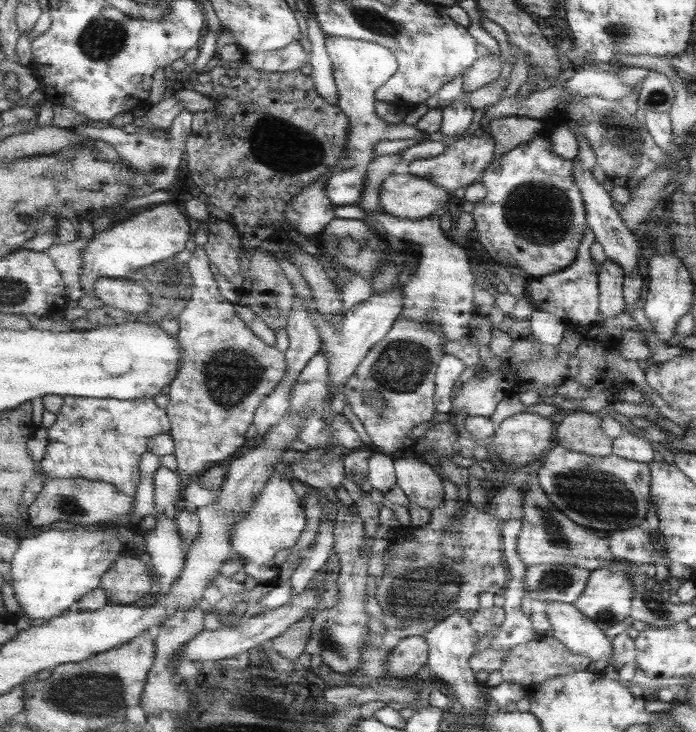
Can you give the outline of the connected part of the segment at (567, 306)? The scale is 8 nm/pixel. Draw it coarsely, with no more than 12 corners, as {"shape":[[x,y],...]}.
{"shape":[[583,230],[575,258],[523,283],[525,298],[583,336],[597,318],[597,266]]}

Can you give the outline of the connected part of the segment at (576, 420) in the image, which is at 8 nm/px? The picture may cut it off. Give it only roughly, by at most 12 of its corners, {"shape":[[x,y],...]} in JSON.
{"shape":[[575,410],[555,424],[557,444],[591,458],[611,453],[603,413]]}

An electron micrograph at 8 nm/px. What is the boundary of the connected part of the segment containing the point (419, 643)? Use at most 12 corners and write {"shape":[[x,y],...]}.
{"shape":[[422,636],[399,639],[389,651],[385,672],[398,681],[425,666]]}

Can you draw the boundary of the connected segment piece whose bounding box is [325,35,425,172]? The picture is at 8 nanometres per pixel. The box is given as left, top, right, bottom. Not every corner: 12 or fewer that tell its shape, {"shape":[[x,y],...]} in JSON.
{"shape":[[325,40],[350,121],[337,170],[365,169],[383,140],[422,138],[374,111],[375,89],[396,72],[378,44]]}

